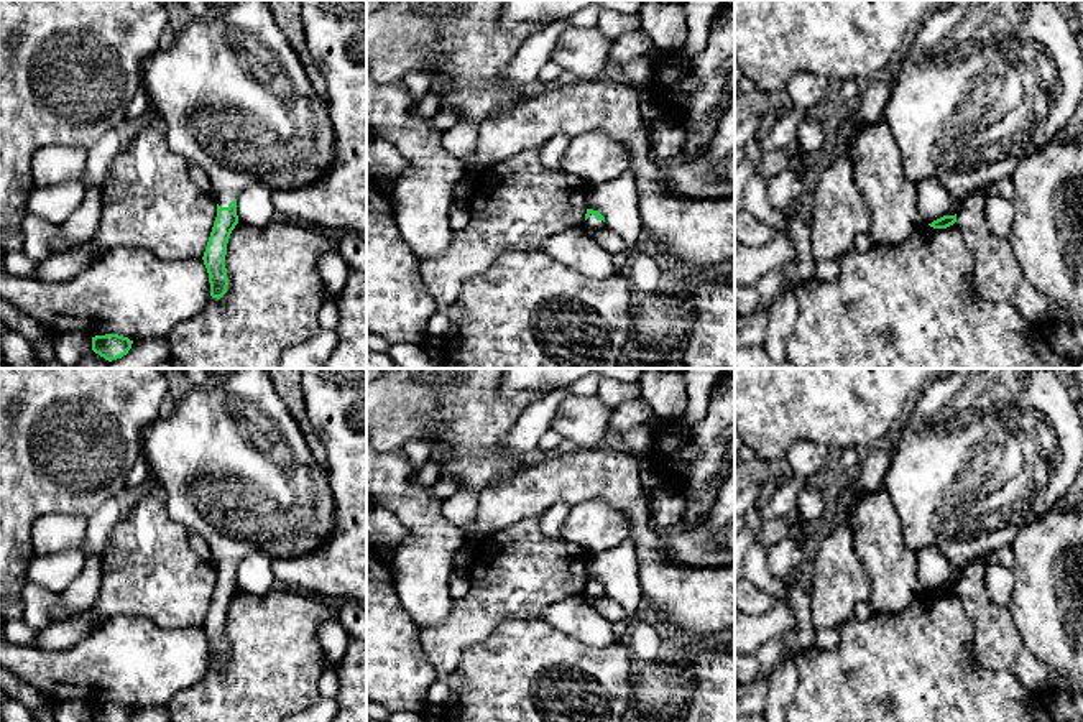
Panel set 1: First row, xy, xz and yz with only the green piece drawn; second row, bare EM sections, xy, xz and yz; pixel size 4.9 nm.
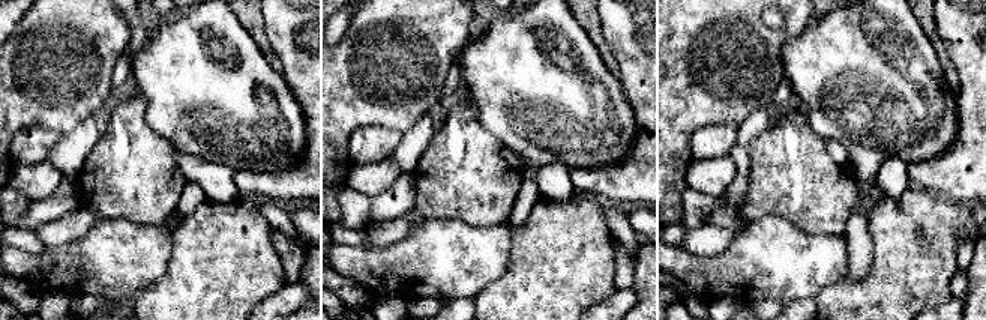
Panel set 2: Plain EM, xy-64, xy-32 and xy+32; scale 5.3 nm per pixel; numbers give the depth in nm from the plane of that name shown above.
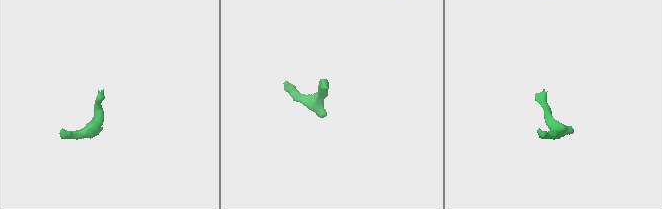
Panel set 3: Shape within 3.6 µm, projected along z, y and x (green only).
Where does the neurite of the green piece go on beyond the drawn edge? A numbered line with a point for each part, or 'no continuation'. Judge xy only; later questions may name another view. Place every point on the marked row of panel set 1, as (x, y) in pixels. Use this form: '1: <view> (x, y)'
1: xy (234, 97)

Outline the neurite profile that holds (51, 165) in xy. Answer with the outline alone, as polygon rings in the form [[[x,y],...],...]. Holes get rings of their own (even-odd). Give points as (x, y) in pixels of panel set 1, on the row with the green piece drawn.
[[[51,145],[38,150],[31,160],[35,186],[54,186],[81,179],[87,161],[82,148]]]

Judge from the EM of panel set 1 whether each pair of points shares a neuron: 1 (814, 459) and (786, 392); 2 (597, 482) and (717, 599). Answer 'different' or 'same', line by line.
1: different
2: same

